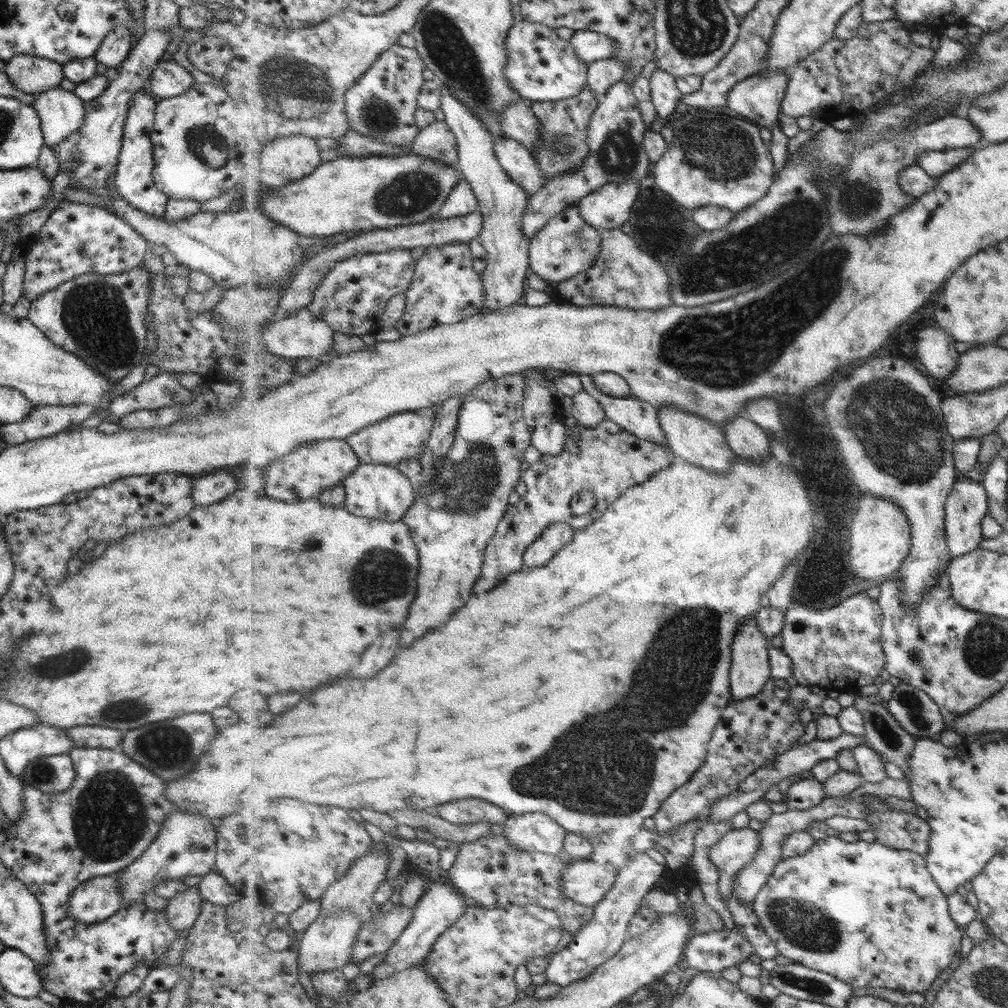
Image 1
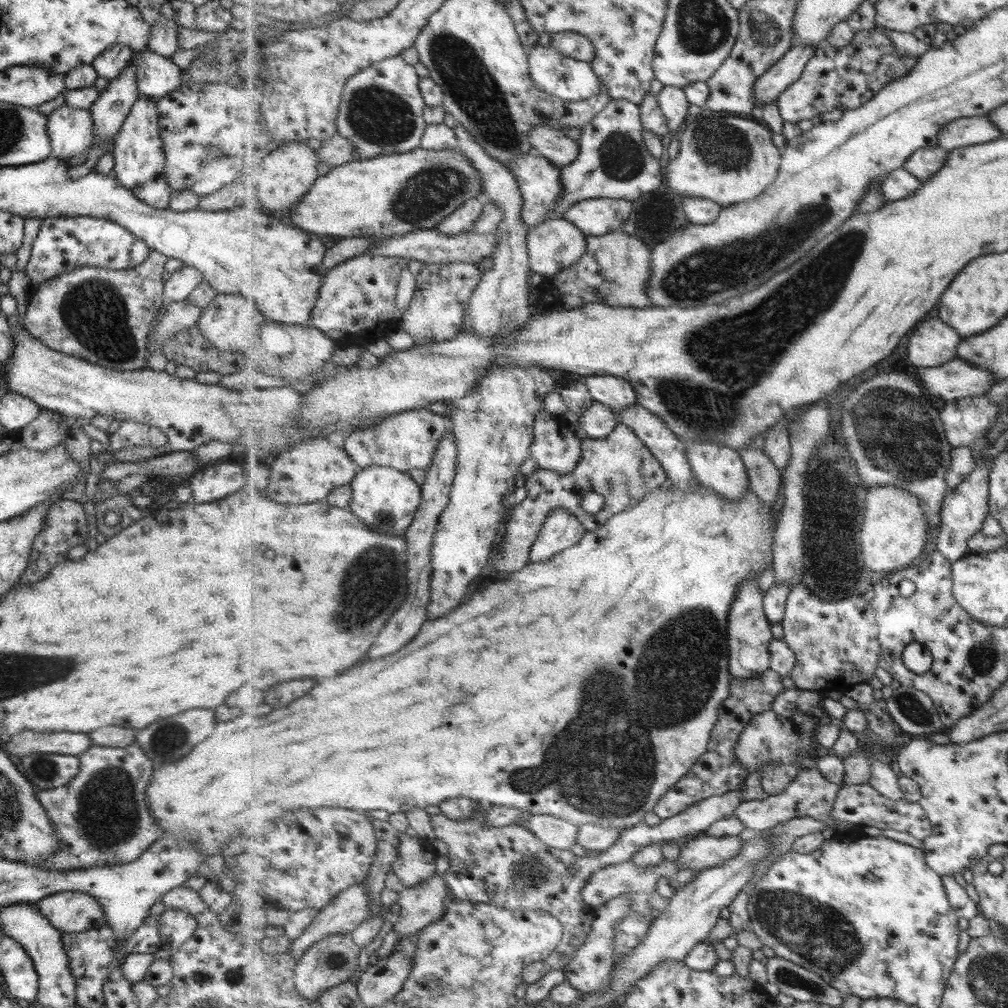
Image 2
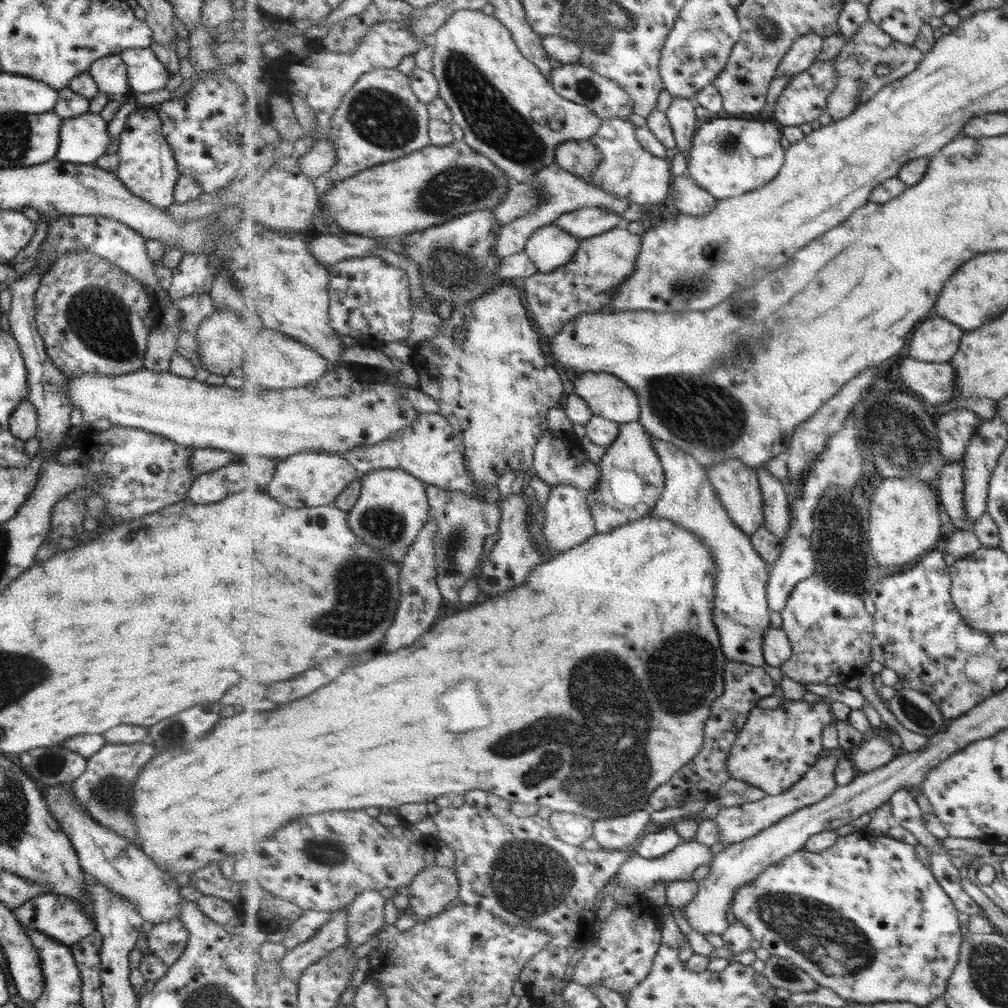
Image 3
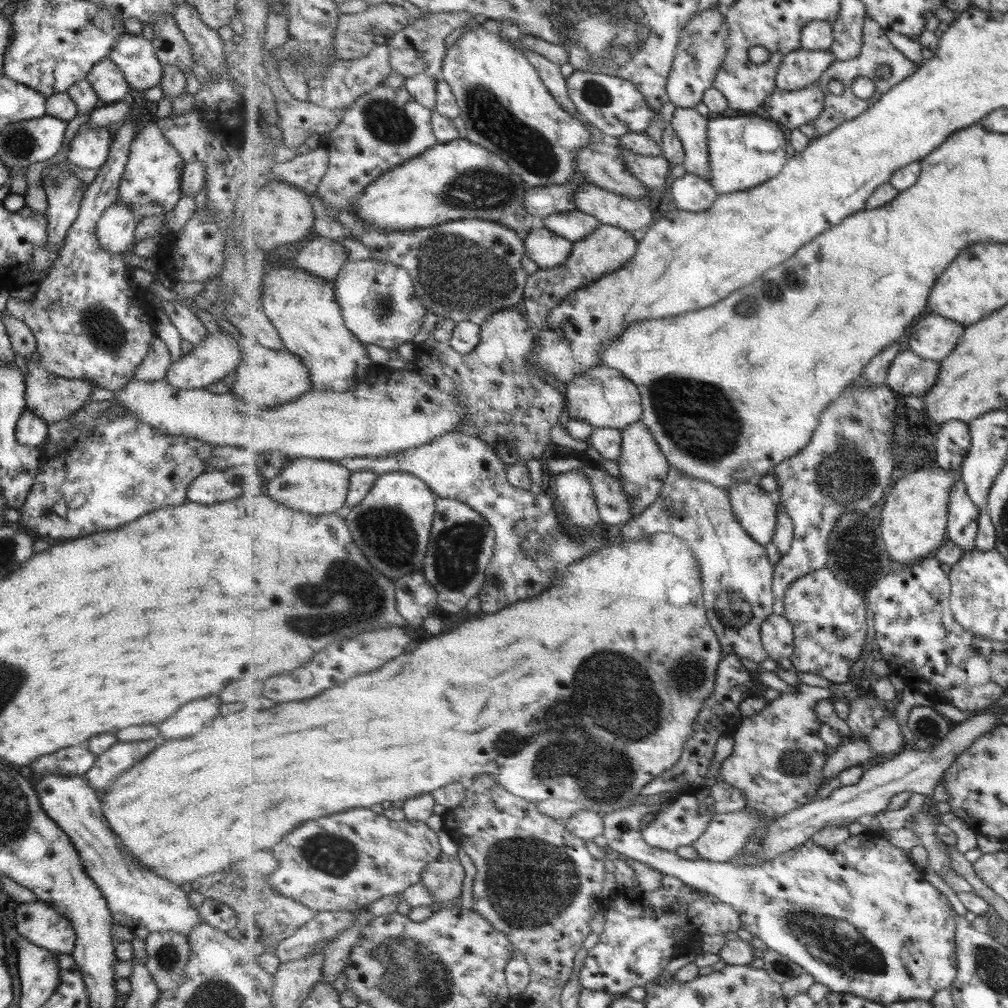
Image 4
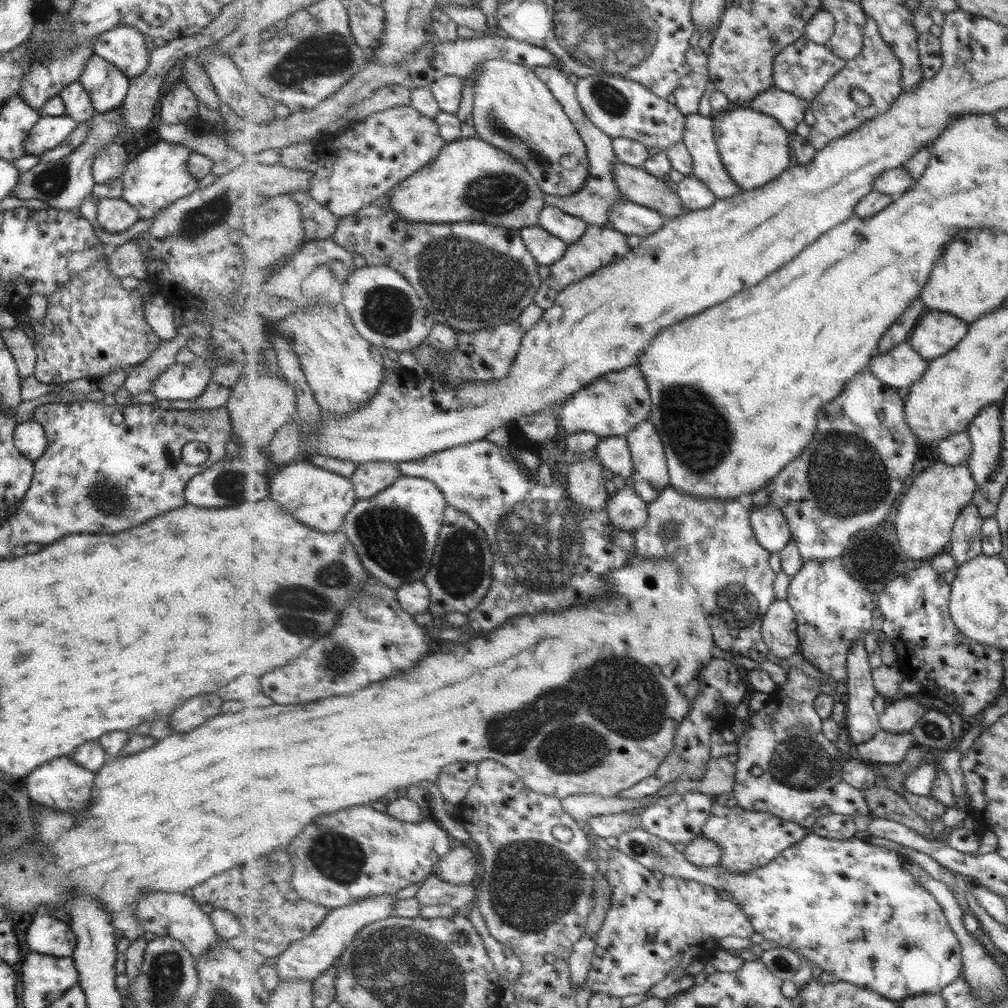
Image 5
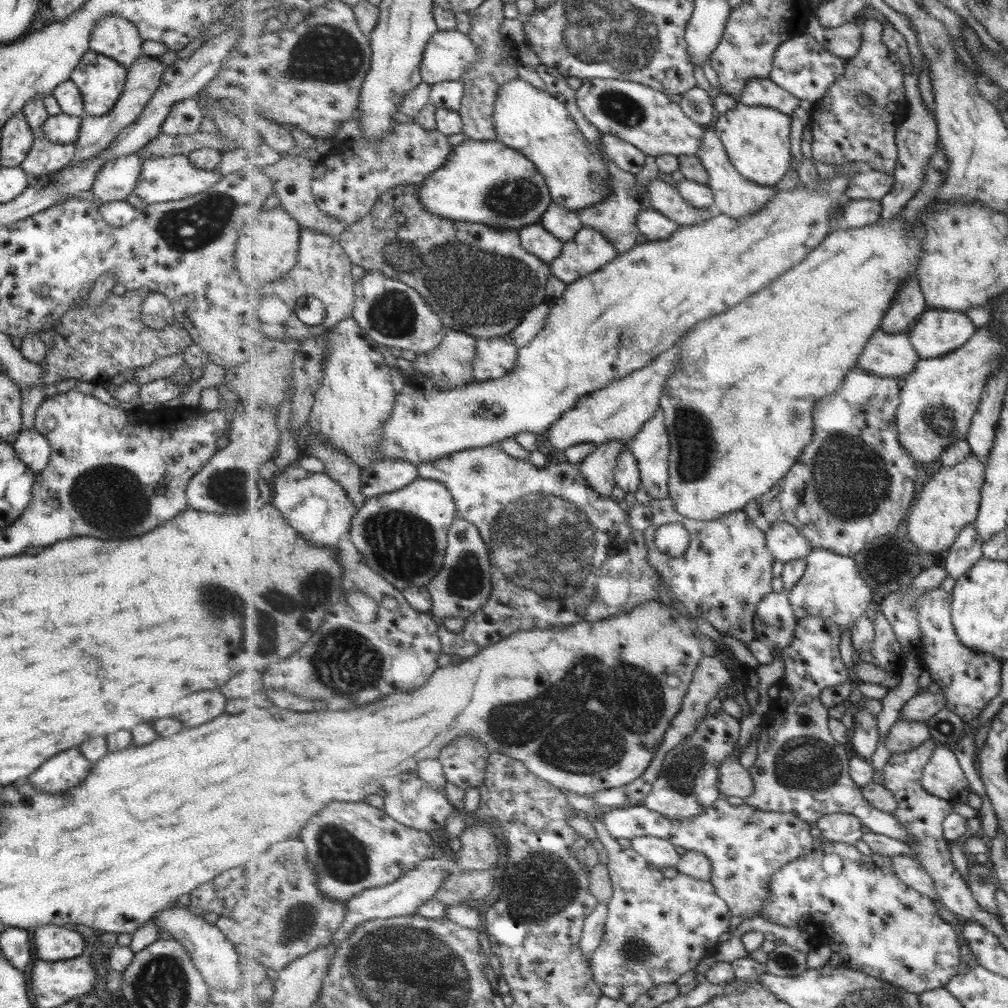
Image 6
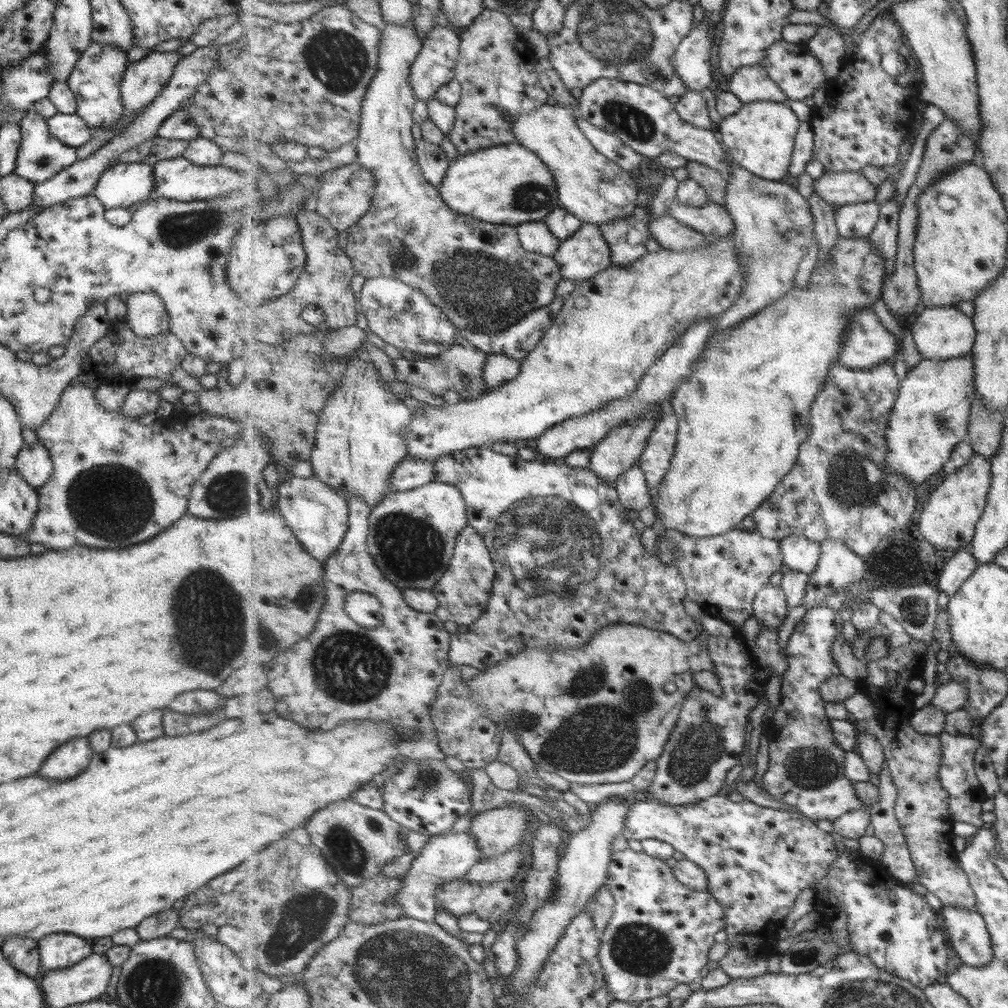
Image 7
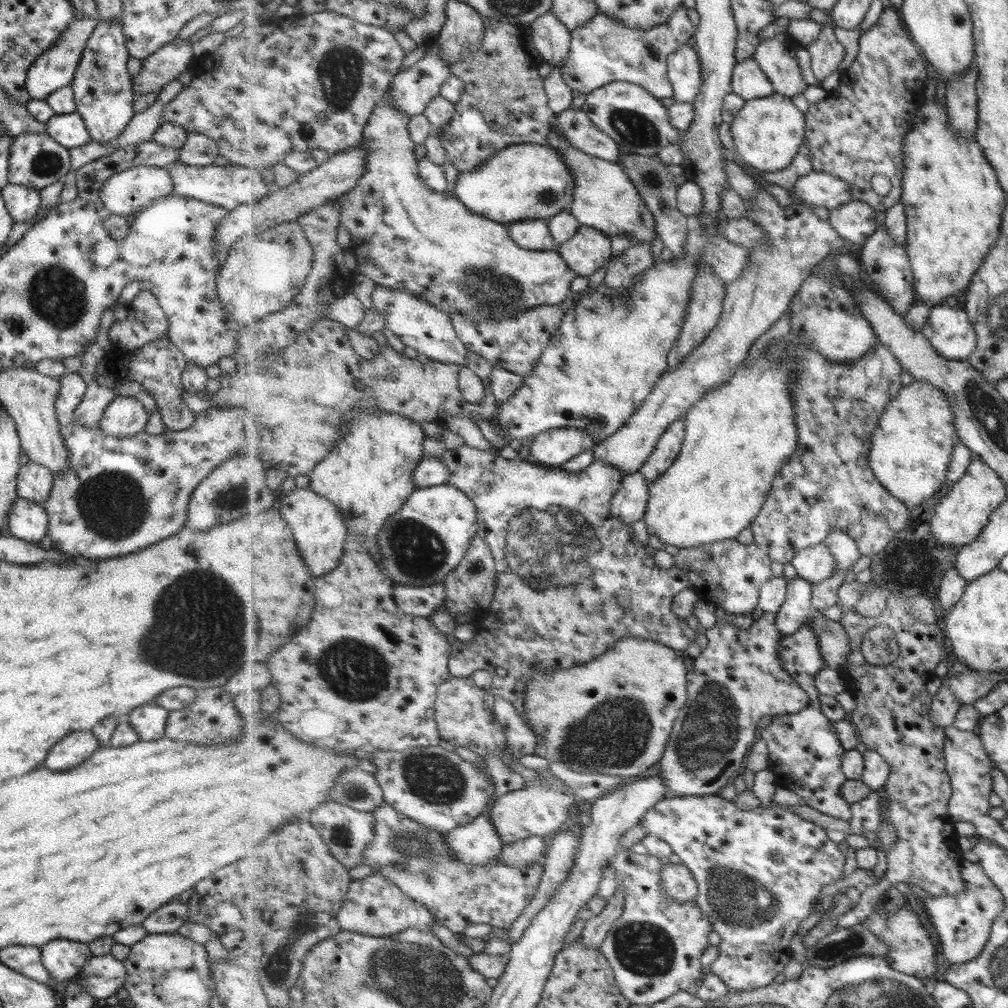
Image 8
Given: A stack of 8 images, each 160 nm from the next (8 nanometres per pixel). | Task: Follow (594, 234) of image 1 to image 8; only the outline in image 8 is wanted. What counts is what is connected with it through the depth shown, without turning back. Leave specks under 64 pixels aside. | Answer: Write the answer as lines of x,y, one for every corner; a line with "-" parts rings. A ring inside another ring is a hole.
546,219
517,221
507,225
516,244
526,250
552,251
558,248

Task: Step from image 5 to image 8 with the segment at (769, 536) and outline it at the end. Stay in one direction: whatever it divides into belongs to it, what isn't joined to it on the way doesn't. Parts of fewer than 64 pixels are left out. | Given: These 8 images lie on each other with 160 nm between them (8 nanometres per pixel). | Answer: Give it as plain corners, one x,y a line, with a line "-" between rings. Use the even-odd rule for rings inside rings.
823,542
800,550
791,564
799,577
815,585
821,580
829,580
835,576
837,559
832,550

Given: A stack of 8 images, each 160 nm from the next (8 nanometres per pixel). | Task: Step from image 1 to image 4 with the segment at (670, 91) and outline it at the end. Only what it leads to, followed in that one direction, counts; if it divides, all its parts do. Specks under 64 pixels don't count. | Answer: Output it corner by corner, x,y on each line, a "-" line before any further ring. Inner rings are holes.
677,107
671,126
683,143
687,173
696,174
709,181
712,178
712,164
709,158
708,126
709,119
697,110

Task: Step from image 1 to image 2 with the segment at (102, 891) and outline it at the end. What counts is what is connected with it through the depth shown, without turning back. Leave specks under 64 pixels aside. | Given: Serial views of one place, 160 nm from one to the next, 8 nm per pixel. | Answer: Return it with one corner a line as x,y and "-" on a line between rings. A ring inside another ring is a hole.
57,892
39,899
34,906
51,927
61,934
91,931
105,925
96,898
85,892

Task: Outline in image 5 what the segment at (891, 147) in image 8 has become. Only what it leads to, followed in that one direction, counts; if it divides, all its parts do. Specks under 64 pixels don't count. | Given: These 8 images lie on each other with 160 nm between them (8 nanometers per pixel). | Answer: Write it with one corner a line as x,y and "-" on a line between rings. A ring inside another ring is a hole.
868,17
864,33
864,50
853,60
846,61
846,67
834,80
828,82
825,88
812,101
812,113
816,121
810,128
807,136
810,143
817,149
823,150
830,142
848,136
860,128
862,124
885,115
897,103
902,95
902,64
900,58
885,41
880,32
880,26
874,18
-
858,88
865,91
872,99
866,108
857,106
851,98
851,92

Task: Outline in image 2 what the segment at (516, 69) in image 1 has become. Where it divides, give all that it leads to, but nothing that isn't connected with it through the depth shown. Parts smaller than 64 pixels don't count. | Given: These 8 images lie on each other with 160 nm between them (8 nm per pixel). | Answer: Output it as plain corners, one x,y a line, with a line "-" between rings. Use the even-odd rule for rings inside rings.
538,43
528,52
530,75
541,90
567,102
589,101
602,92
602,80
593,70
590,62
577,60
555,51
551,44
539,46

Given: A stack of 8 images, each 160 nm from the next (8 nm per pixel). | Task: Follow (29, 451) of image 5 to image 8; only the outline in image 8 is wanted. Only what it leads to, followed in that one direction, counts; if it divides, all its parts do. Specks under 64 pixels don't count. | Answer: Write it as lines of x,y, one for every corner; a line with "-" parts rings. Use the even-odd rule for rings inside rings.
28,461
16,475
16,496
43,506
51,491
53,476
41,465

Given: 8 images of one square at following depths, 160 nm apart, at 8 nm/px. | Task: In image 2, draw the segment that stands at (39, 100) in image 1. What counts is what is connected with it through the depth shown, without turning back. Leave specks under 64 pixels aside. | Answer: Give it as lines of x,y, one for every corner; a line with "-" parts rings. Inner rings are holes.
63,104
47,116
45,126
51,147
50,156
60,160
81,154
96,140
88,110
73,109

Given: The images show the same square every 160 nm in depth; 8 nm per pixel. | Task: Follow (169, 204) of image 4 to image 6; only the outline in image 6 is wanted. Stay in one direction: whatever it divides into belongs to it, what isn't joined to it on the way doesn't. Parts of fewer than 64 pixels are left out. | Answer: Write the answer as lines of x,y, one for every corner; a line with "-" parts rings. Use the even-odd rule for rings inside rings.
186,155
157,156
143,159
142,167
132,193
147,205
160,202
173,202
214,188
216,182
219,182
221,177
222,175
216,170
206,171
194,167

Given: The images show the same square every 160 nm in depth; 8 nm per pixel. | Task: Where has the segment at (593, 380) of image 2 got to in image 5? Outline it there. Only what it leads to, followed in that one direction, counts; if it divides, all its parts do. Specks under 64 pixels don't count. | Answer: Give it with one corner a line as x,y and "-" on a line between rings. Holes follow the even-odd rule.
630,366
601,376
567,400
559,410
560,425
566,434
592,432
600,438
624,436
642,422
649,421
652,413
652,394
642,370

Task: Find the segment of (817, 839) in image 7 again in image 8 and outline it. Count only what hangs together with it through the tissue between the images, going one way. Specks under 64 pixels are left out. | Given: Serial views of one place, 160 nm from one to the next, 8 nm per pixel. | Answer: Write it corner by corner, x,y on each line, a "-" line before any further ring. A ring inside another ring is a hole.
719,794
670,795
649,809
640,823
648,830
648,836
665,839
682,863
692,870
699,885
697,904
709,915
714,931
722,940
718,945
720,953
711,969
733,993
765,989
775,982
777,975
787,968
792,957
791,940
799,932
803,920
813,914
813,902
823,886
844,878
843,845
829,840
824,827
785,810
780,804
773,807
761,804
756,810
743,810

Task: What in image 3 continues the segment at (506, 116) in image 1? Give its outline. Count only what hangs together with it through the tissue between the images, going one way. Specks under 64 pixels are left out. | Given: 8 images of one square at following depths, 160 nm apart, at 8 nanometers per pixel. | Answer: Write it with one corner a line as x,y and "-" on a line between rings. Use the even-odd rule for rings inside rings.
566,140
557,149
556,159
561,168
587,180
598,169
602,152
593,141

